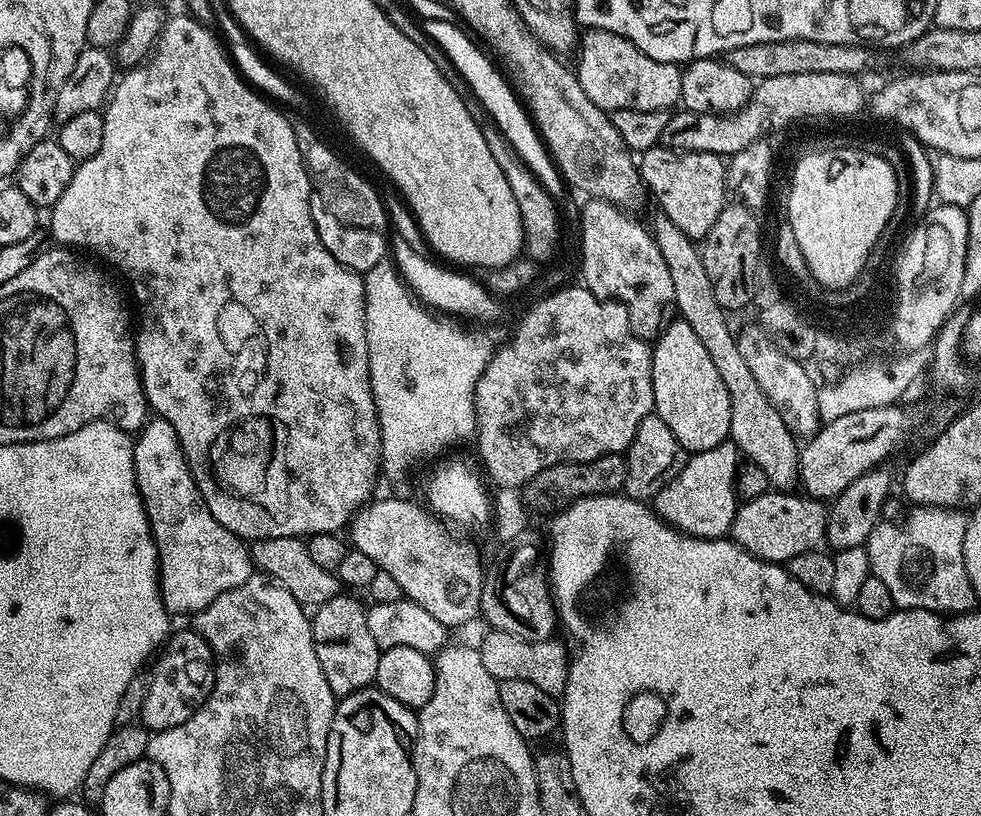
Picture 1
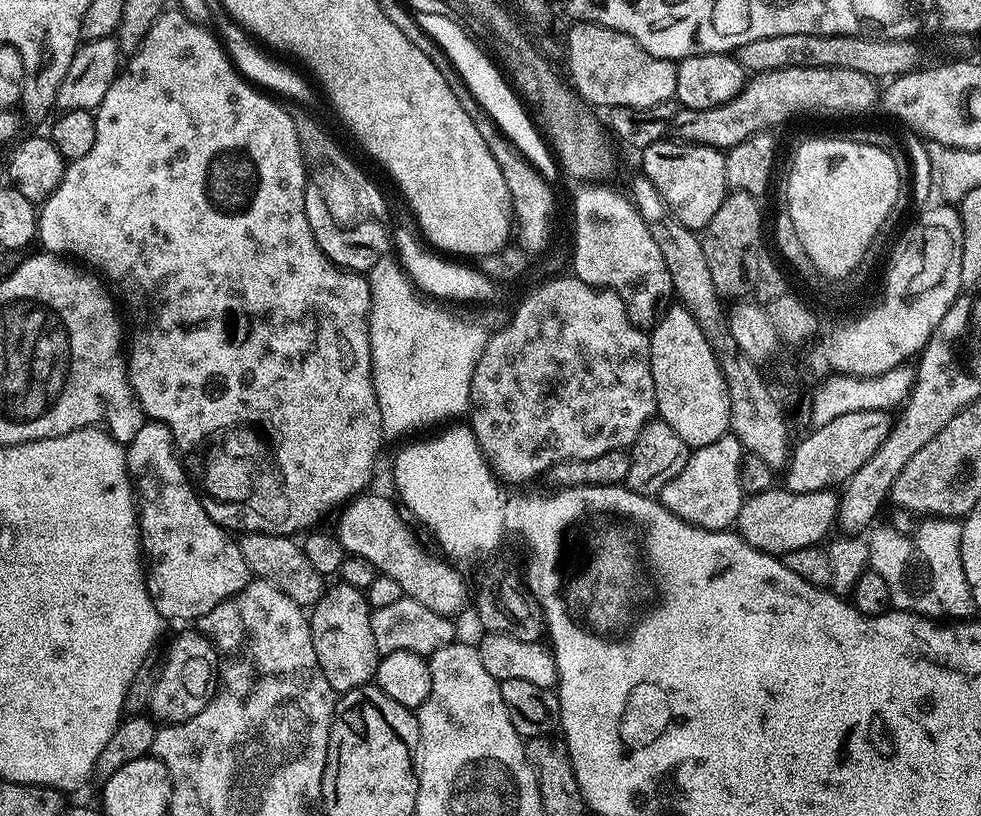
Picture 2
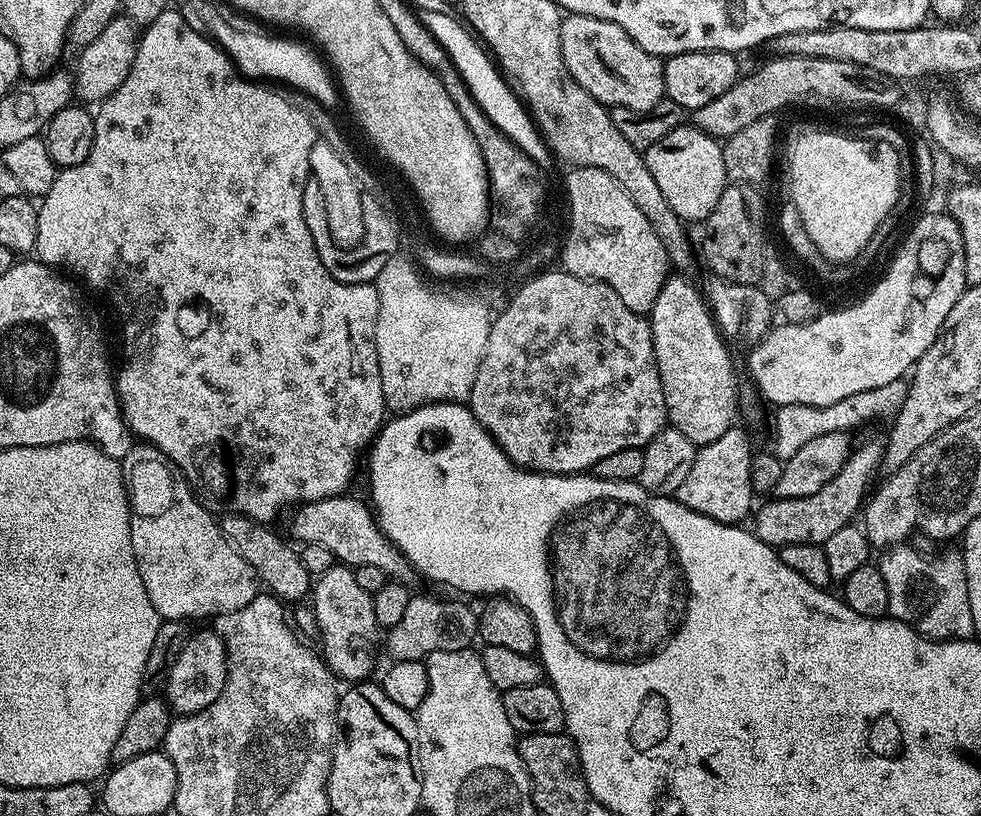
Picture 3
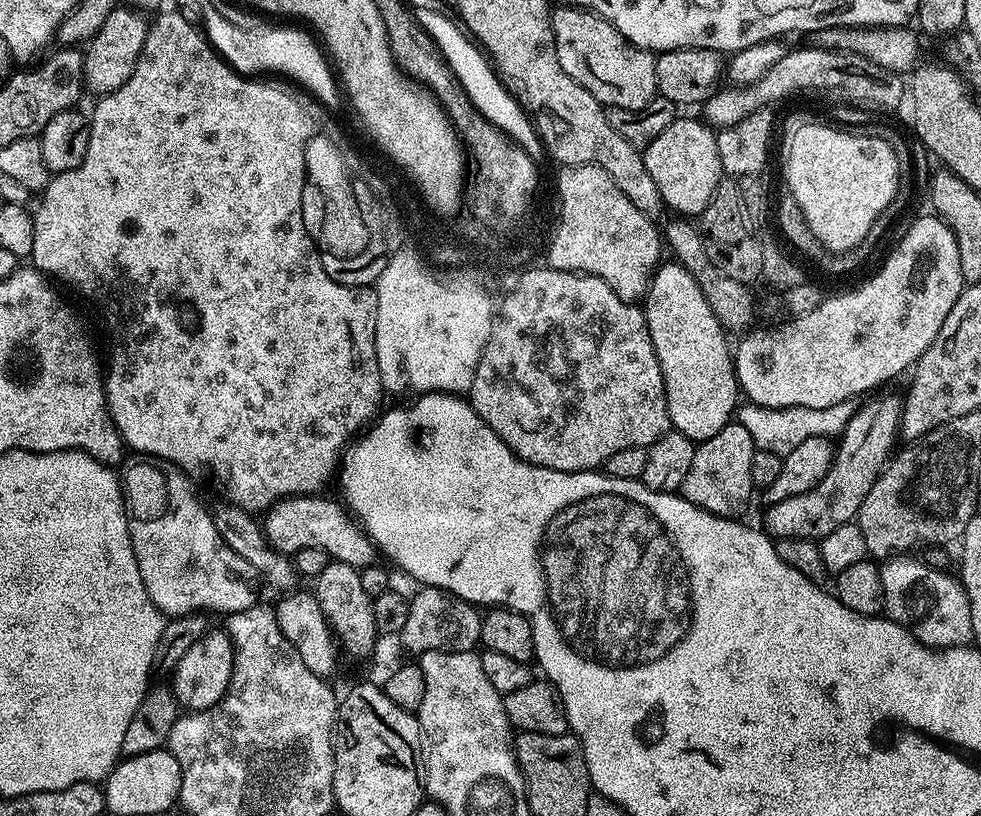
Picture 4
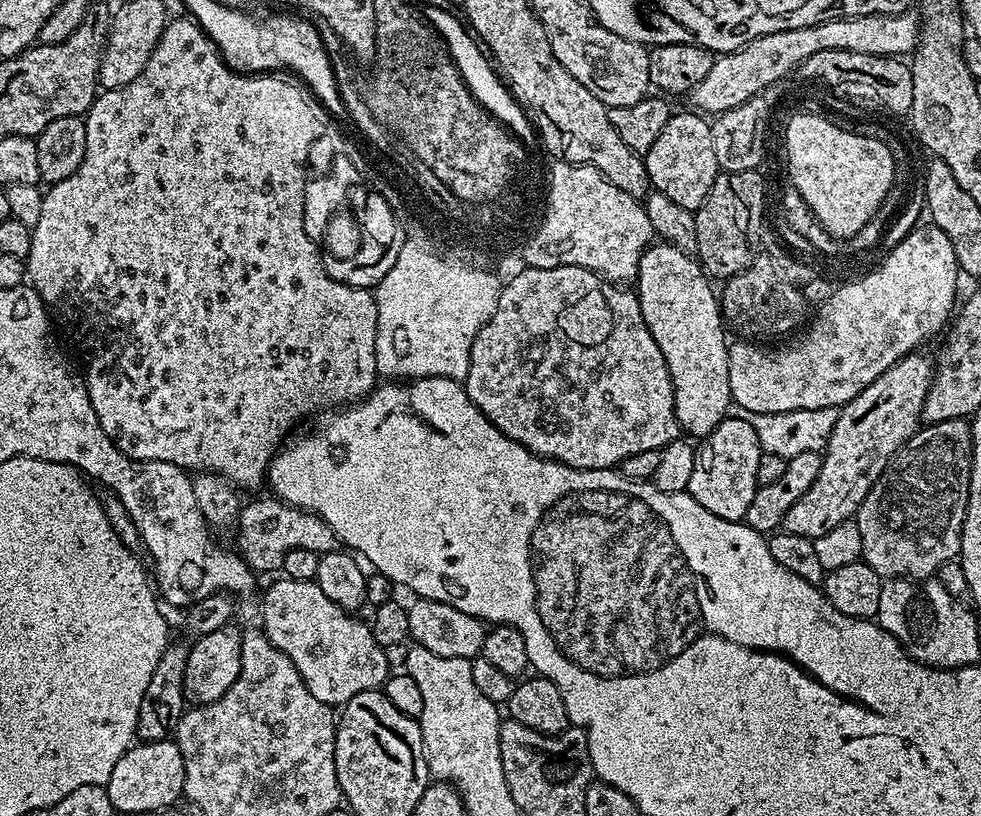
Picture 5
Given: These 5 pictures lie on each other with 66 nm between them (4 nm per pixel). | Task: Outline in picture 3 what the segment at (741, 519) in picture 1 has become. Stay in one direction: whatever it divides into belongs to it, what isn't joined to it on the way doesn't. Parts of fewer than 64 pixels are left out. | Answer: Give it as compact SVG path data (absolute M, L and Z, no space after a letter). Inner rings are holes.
M868 440L860 449L849 451L848 461L814 494L806 498L772 498L769 504L755 509L757 538L777 550L795 544L818 544L823 546L826 538L832 537L842 526L853 523L869 495L868 483L872 480L876 468L881 467L884 458L884 444L881 441ZM760 508L760 509L759 509ZM856 516L856 517L855 517Z

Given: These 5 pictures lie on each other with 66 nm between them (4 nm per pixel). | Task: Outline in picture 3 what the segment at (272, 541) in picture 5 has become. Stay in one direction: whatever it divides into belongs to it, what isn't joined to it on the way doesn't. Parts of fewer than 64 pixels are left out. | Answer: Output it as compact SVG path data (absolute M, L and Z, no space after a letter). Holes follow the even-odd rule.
M348 495L331 496L299 505L291 513L293 538L300 540L301 545L326 546L326 550L330 550L330 554L345 566L378 566L378 570L382 570L393 581L408 582L414 576L408 559L385 538L373 509L365 501L364 505Z

